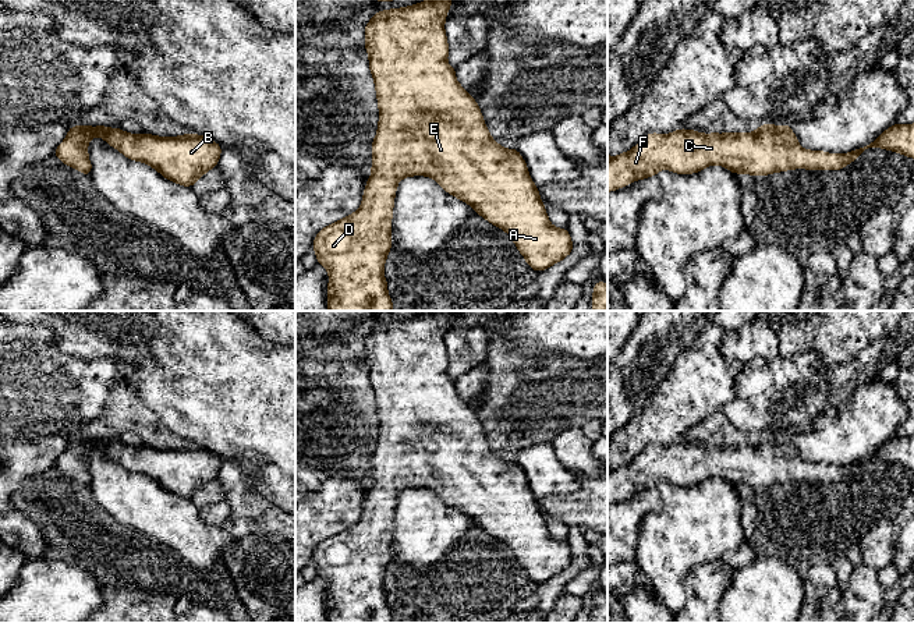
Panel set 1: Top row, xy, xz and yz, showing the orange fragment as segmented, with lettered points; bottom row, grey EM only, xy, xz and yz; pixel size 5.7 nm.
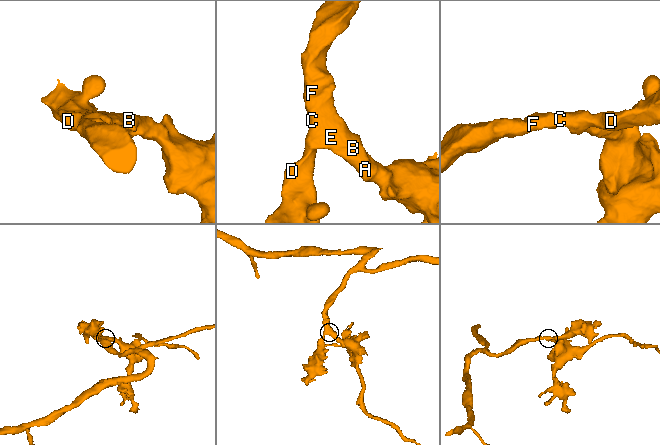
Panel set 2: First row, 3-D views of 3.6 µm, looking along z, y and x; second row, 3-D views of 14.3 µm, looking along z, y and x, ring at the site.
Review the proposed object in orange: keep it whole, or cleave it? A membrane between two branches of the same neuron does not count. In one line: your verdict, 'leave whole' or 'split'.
leave whole

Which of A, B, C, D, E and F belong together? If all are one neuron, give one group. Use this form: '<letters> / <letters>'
A B C D E F

